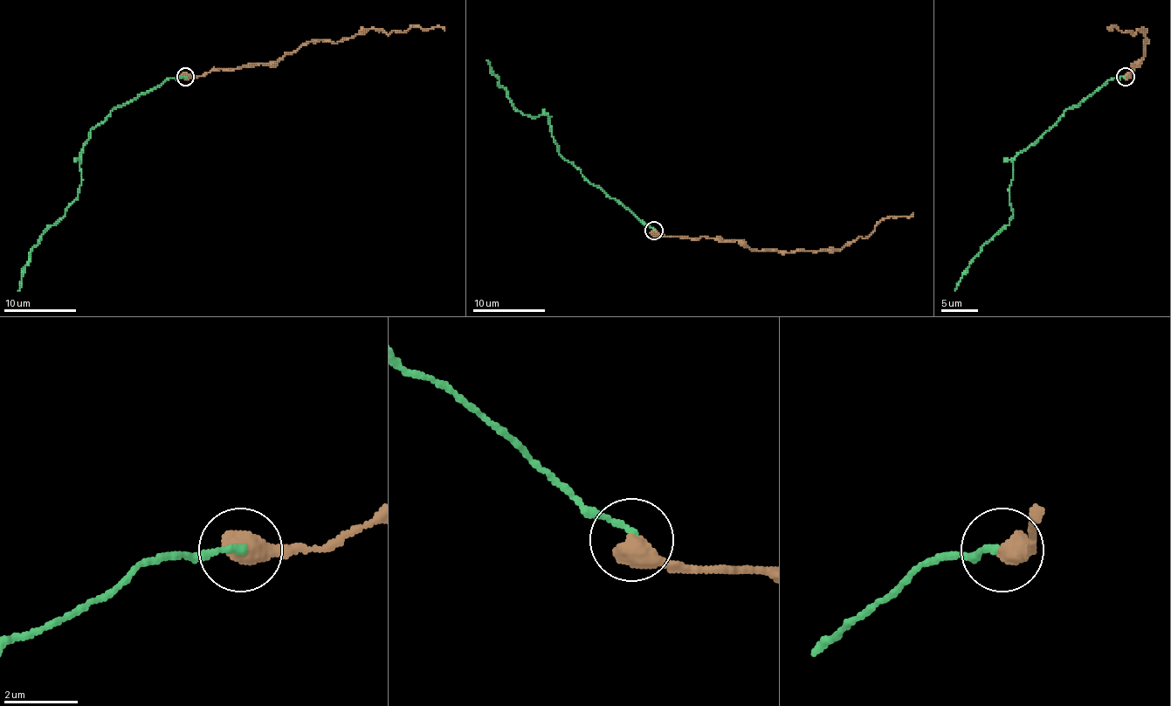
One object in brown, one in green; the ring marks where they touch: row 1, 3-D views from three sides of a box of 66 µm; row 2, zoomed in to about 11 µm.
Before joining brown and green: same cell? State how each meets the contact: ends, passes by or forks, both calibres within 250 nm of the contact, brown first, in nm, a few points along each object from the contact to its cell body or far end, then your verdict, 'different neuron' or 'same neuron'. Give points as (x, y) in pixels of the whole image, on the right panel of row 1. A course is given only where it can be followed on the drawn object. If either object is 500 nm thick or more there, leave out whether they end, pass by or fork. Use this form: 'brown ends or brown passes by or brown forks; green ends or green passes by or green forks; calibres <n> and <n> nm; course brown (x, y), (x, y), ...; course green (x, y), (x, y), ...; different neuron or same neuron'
calibres 650 and 170 nm; course brown (1126, 76), (1131, 76), (1131, 69), (1146, 54), (1146, 31), (1127, 32), (1114, 27), (1107, 29); course green (1124, 76), (1111, 78), (1069, 107), (1013, 162), (1009, 223), (980, 248), (954, 290); same neuron

